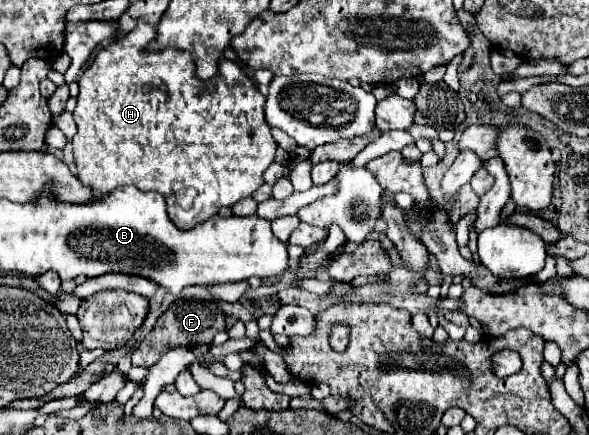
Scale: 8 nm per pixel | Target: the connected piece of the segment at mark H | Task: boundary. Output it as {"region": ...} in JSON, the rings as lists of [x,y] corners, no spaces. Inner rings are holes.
{"region":[[[139,23],[129,35],[115,39],[115,43],[97,53],[91,67],[79,79],[79,97],[73,113],[77,133],[71,143],[79,181],[85,187],[99,195],[119,185],[157,191],[167,201],[169,219],[181,229],[191,229],[217,215],[221,207],[233,207],[239,199],[251,197],[263,185],[263,173],[275,161],[279,145],[265,123],[265,97],[249,77],[243,83],[243,73],[235,65],[223,65],[229,59],[221,59],[221,75],[201,81],[191,69],[189,53],[175,49],[145,53],[143,47],[153,37],[155,27]],[[191,189],[193,197],[183,201],[181,193]]]}

